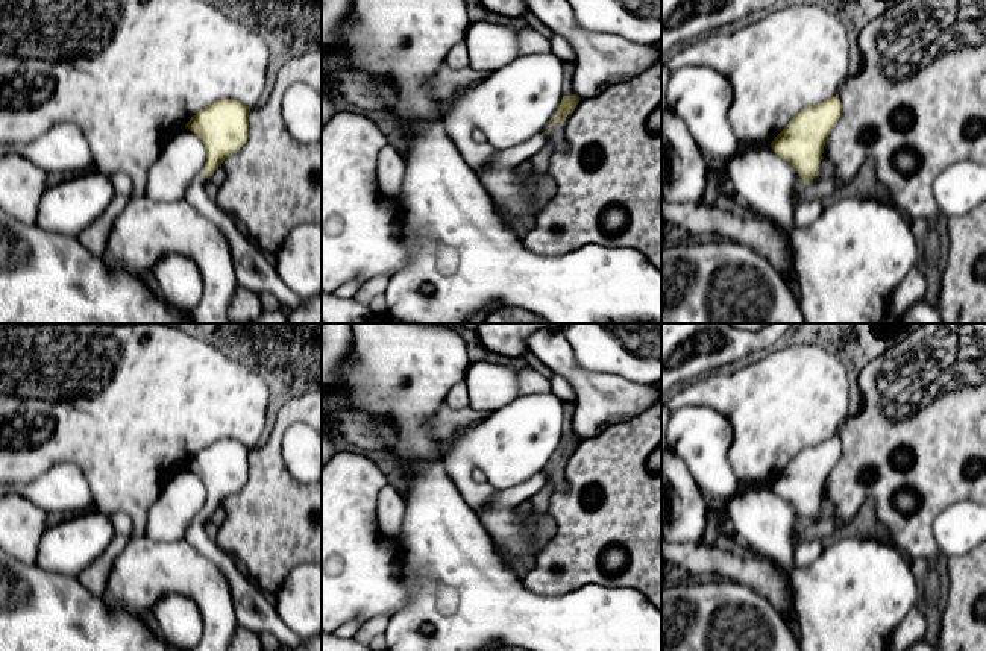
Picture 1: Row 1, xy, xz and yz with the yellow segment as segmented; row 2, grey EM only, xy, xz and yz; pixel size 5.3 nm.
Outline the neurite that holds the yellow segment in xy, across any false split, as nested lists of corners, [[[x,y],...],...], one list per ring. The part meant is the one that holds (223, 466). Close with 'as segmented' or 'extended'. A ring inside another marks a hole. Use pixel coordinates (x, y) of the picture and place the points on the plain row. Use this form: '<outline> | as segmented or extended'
[[[223,439],[200,449],[185,464],[206,489],[205,507],[188,525],[185,540],[226,575],[238,625],[256,634],[270,633],[284,651],[290,651],[300,646],[305,639],[282,624],[267,593],[241,574],[235,560],[221,551],[205,531],[206,520],[221,507],[223,499],[237,493],[247,483],[249,452],[250,448],[244,443]]] | extended

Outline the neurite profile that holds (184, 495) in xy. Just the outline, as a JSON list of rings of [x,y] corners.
[[[182,466],[164,481],[159,496],[146,514],[146,537],[155,542],[185,540],[188,525],[203,510],[206,489],[202,480]]]

